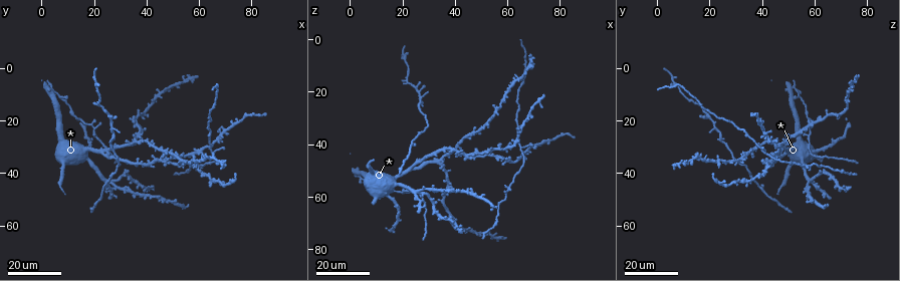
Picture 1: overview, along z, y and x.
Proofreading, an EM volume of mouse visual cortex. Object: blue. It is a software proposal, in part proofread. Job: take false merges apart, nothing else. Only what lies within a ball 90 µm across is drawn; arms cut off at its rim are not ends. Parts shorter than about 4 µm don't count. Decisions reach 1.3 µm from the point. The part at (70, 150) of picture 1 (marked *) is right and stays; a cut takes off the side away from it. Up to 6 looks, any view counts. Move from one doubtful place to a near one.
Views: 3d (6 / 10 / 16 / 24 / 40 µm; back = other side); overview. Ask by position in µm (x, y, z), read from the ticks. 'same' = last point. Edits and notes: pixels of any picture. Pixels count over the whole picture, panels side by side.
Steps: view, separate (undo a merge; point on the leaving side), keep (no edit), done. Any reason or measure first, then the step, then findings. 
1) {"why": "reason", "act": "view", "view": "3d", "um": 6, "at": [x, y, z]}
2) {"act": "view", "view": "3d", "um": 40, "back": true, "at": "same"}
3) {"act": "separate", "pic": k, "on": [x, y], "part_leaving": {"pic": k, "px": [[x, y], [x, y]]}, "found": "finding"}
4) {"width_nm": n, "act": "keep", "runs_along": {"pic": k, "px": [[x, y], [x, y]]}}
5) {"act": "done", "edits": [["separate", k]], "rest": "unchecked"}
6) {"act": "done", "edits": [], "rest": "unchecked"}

{"why": "three-way junction", "act": "view", "view": "3d", "um": 24, "at": [27, 23, 21]}

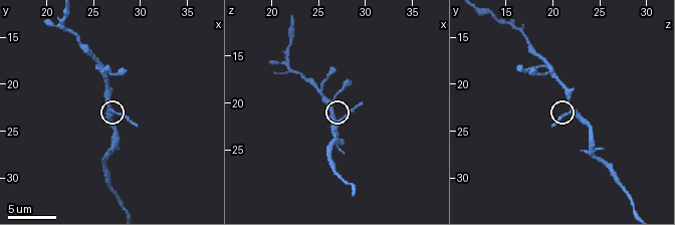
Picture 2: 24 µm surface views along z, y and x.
{"act": "view", "view": "3d", "um": 10, "at": [26.4, 22.0, 22.0]}

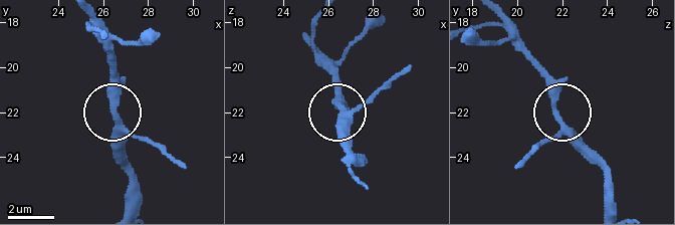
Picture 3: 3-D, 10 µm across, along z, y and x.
{"width_nm": 270, "act": "keep", "runs_along": {"pic": 3, "px": [[126, 207], [132, 173], [126, 133], [115, 109], [115, 59]]}, "found": "all the same neuron"}

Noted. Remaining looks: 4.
{"why": "calibre changes", "act": "view", "view": "3d", "um": 24, "at": [20, 26, 58]}

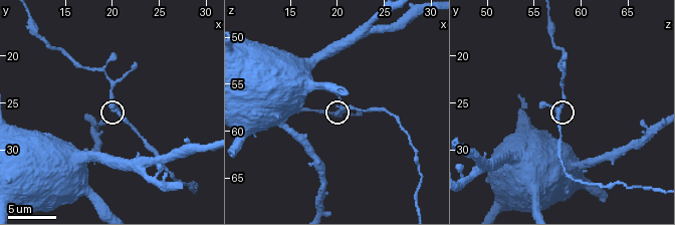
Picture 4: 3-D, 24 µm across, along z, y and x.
{"act": "view", "view": "3d", "um": 6, "at": [20.4, 25.4, 58.2]}

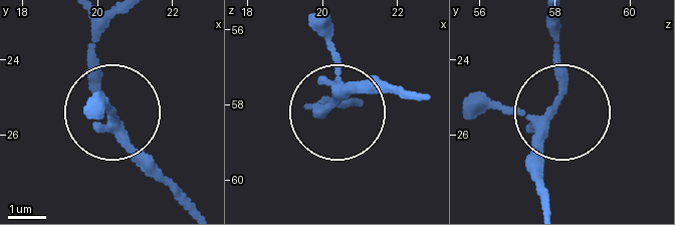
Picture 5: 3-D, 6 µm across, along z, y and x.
{"arms": 3, "act": "keep", "runs_along": {"pic": 5, "px": [[87, 19], [97, 85], [130, 144], [165, 179]]}, "found": "all the same neuron"}

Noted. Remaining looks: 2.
{"why": "thin neck", "act": "view", "view": "3d", "um": 6, "at": [17.2, 21.2, 57.6]}

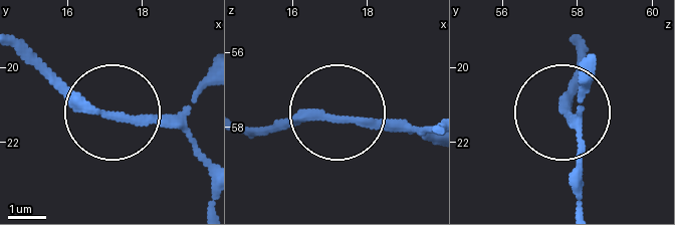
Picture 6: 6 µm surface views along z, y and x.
{"act": "keep", "runs_along": {"pic": 6, "px": [[574, 38], [567, 125], [577, 145]]}, "found": "one neuron here"}

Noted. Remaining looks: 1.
{"act": "done", "edits": [], "rest": "unchecked"}

